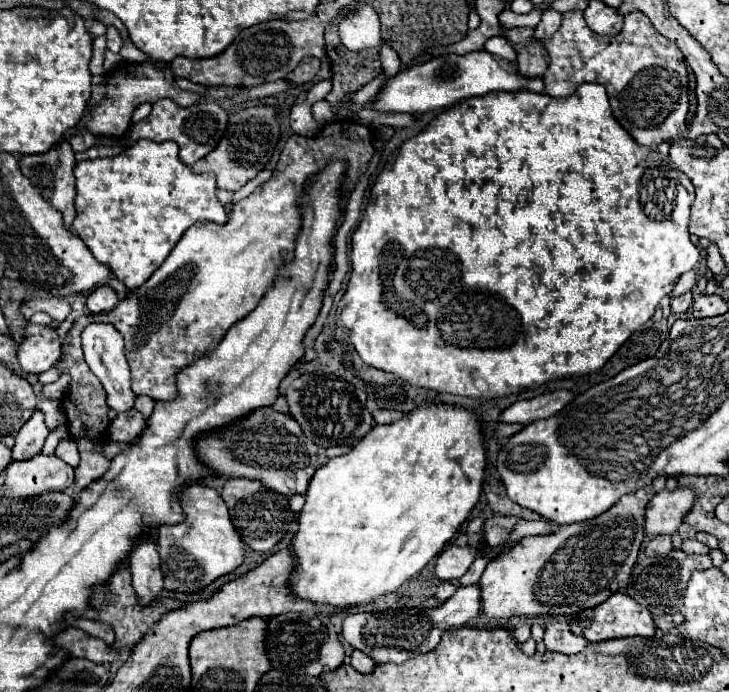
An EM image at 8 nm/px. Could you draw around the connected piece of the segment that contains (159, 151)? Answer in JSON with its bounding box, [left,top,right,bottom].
[73,140,227,290]

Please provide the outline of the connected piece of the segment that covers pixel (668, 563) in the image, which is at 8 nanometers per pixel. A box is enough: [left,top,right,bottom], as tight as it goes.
[627,550,711,618]

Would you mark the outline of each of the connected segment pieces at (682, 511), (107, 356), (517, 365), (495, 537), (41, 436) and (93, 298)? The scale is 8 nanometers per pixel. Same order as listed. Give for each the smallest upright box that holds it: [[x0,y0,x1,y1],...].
[[647,488,695,534],[81,324,135,412],[337,84,699,398],[485,516,519,550],[13,410,49,460],[87,286,119,314]]

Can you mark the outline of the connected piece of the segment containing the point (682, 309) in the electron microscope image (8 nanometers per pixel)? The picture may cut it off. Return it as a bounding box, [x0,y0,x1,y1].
[671,292,693,314]

